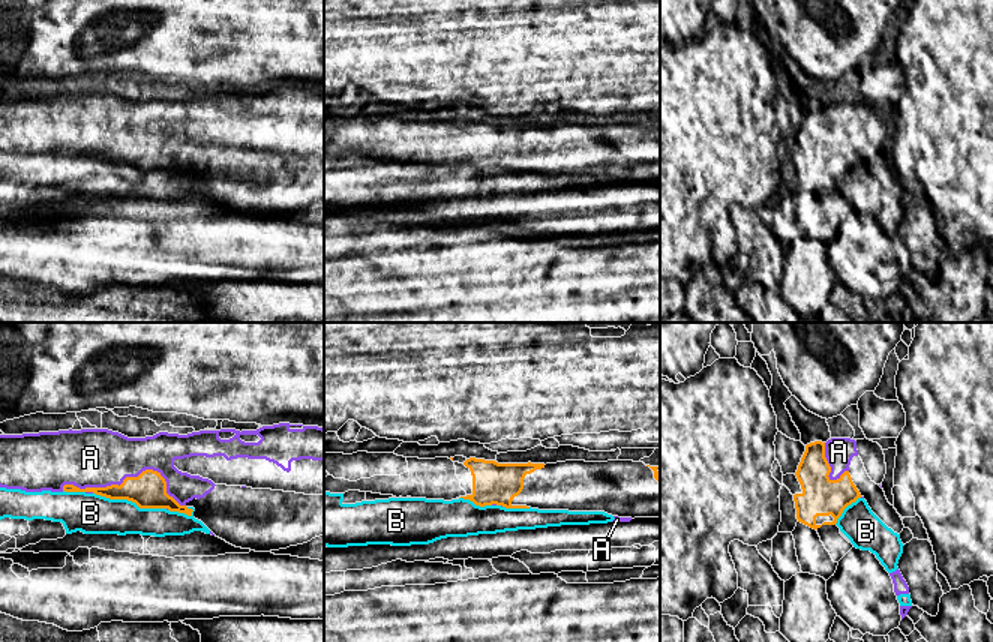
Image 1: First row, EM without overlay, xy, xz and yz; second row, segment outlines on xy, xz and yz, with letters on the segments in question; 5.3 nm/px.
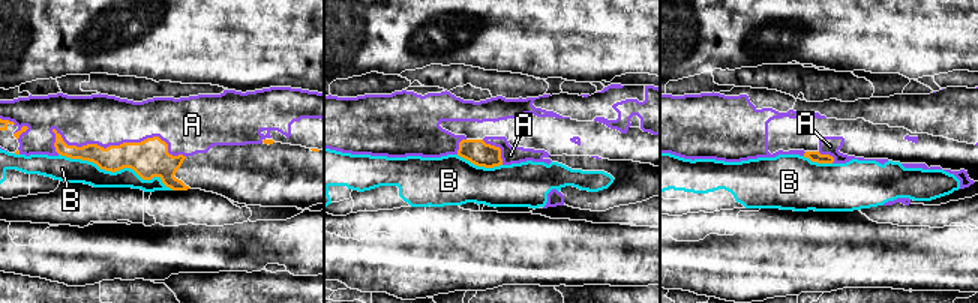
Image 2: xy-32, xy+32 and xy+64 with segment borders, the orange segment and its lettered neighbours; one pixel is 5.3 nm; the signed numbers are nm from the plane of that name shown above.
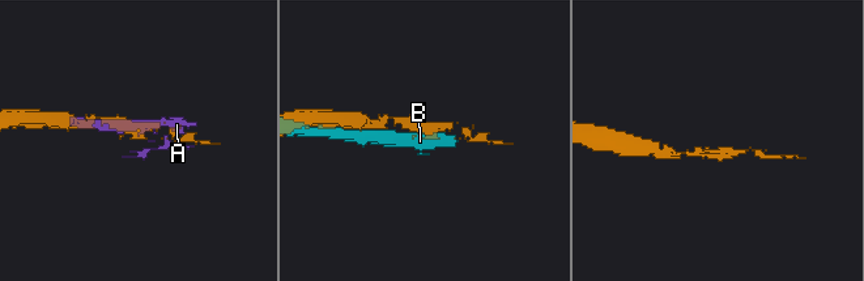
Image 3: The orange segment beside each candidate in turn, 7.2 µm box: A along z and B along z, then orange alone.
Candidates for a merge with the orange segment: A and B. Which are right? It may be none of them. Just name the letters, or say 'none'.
A

